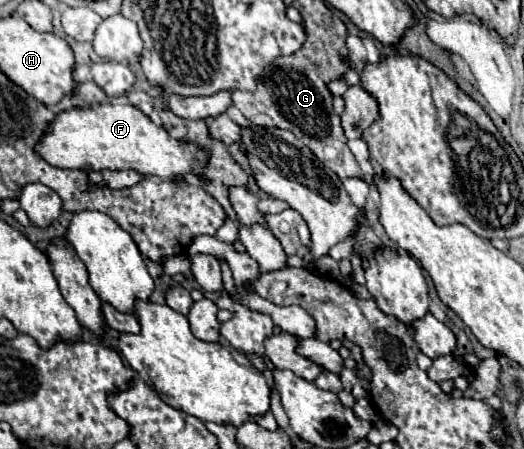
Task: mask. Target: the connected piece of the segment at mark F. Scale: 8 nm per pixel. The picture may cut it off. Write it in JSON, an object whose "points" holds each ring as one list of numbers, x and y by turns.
{"points":[[98,104,90,108,72,108,68,112,60,112,56,120,50,124,42,142,36,146,36,152,56,168,80,168,80,170,134,170,142,176,158,176,164,180,182,180,186,174,202,168,206,164,206,156,194,148,194,144,186,140,172,138,164,126,154,124,142,110,132,104]]}

